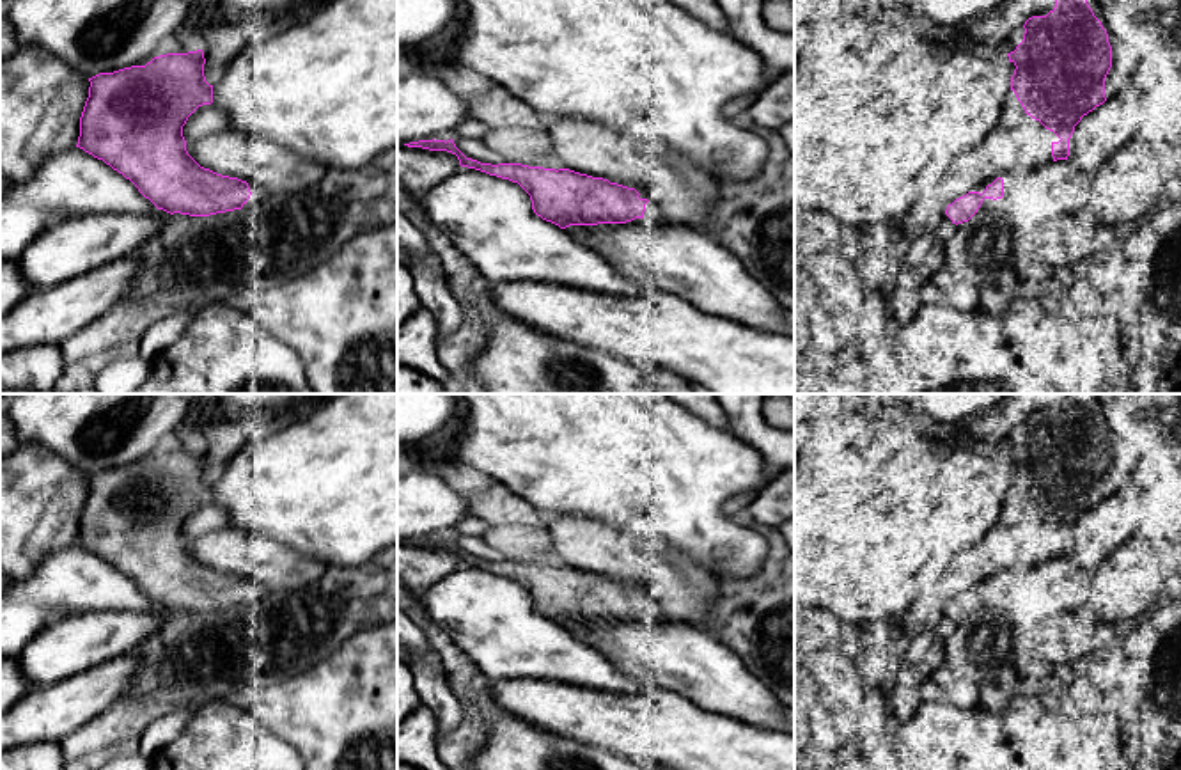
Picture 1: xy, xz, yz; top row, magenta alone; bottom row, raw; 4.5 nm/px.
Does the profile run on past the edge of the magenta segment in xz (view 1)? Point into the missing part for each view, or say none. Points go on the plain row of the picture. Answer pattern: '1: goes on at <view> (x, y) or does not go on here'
1: goes on at xz (651, 612)

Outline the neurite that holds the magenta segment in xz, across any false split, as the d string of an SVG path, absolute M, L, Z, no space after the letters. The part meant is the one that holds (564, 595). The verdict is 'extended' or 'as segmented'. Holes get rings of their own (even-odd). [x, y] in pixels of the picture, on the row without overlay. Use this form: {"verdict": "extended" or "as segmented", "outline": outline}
{"verdict": "extended", "outline": "M418 538L404 541L458 554L461 564L518 580L532 598L532 607L546 619L569 623L598 621L660 621L663 616L654 600L635 585L610 580L569 566L543 566L521 561L481 561L466 555L454 538Z"}

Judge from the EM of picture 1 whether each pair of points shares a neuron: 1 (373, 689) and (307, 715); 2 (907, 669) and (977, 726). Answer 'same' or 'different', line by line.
1: same
2: different

